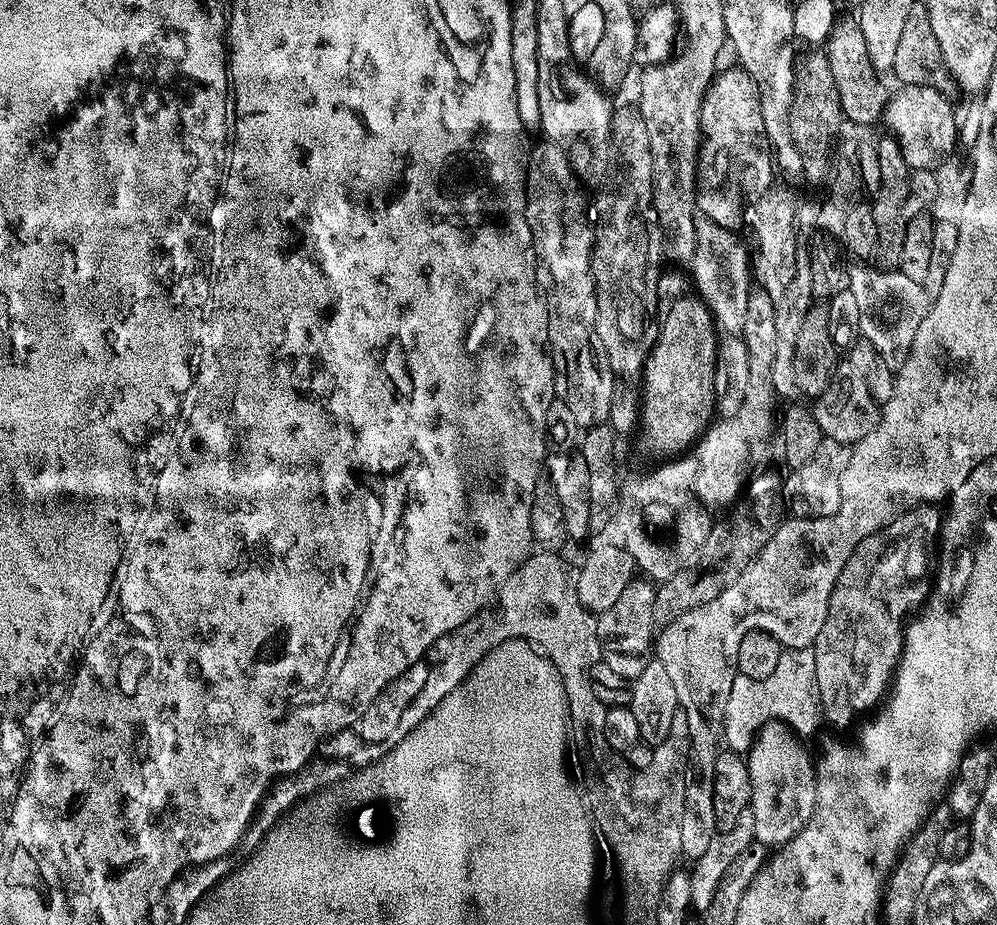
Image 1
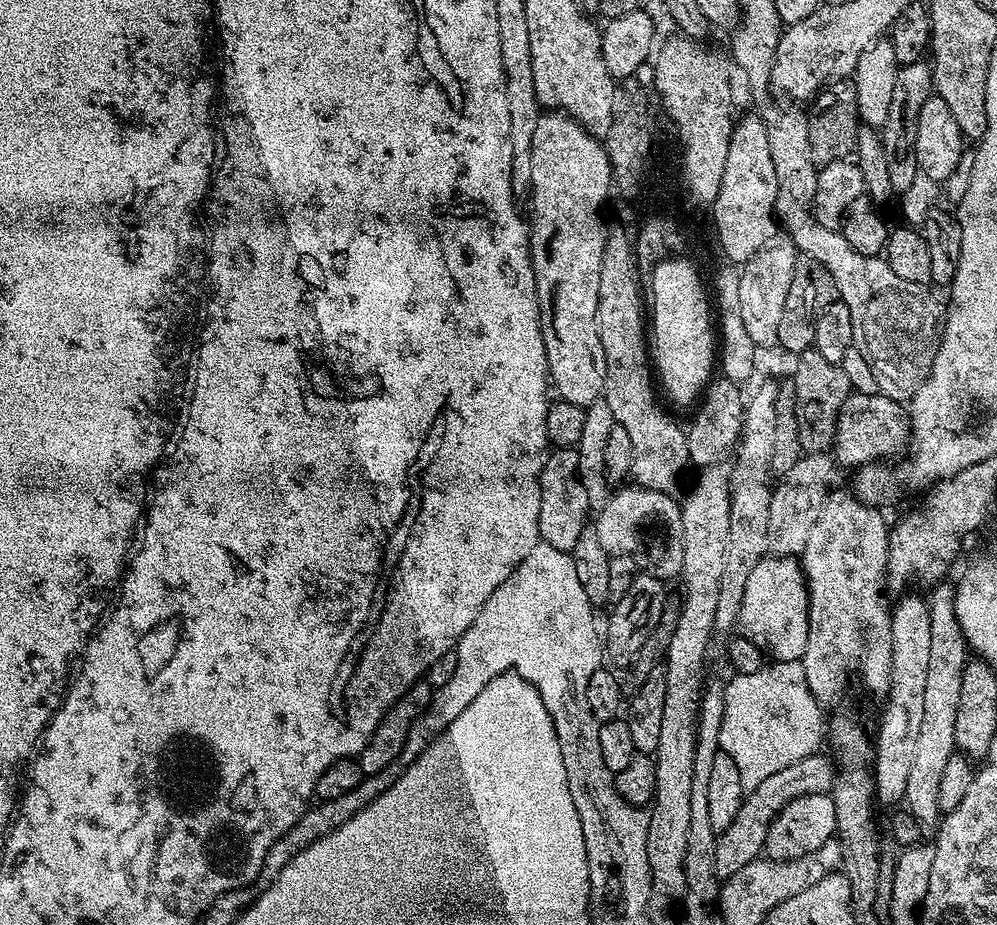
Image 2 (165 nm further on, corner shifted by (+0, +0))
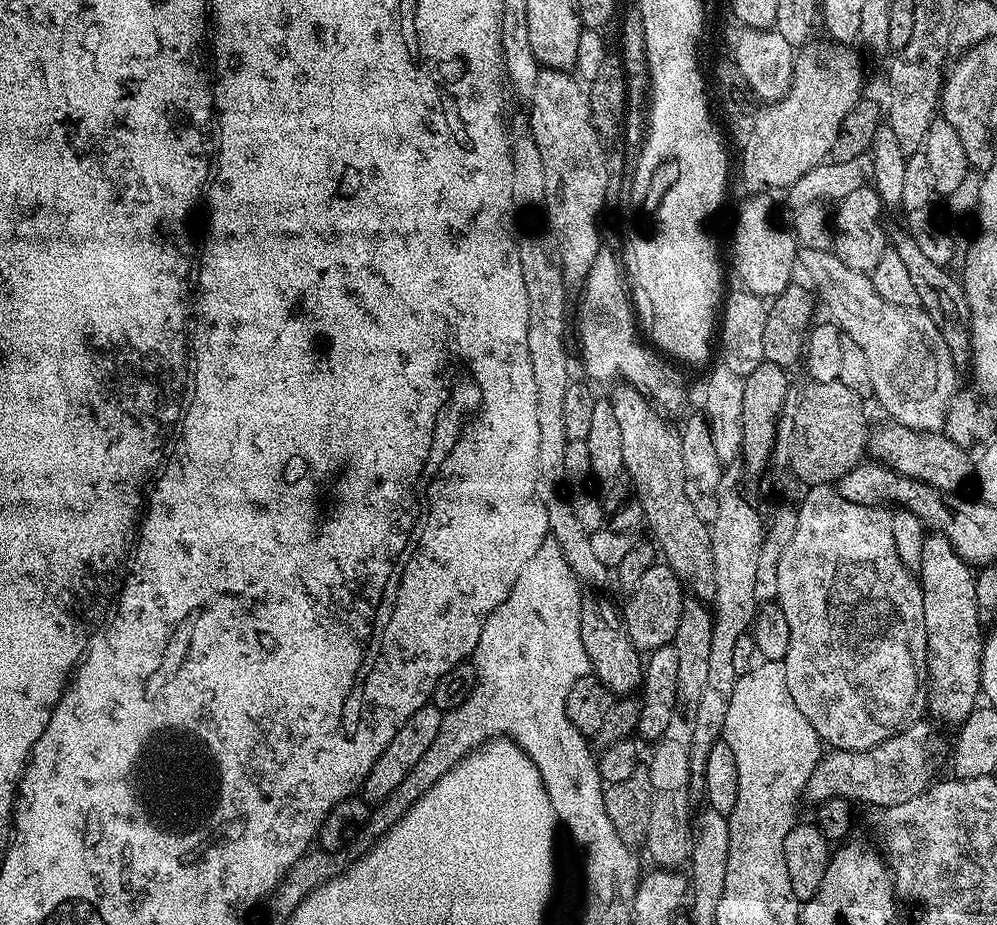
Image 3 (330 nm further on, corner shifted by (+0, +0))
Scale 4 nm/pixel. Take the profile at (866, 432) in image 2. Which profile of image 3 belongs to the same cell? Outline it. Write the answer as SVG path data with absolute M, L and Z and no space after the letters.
M887 422L868 438L867 451L885 468L892 468L912 480L921 480L943 492L959 493L974 472L969 453L943 434L924 435L895 422Z

